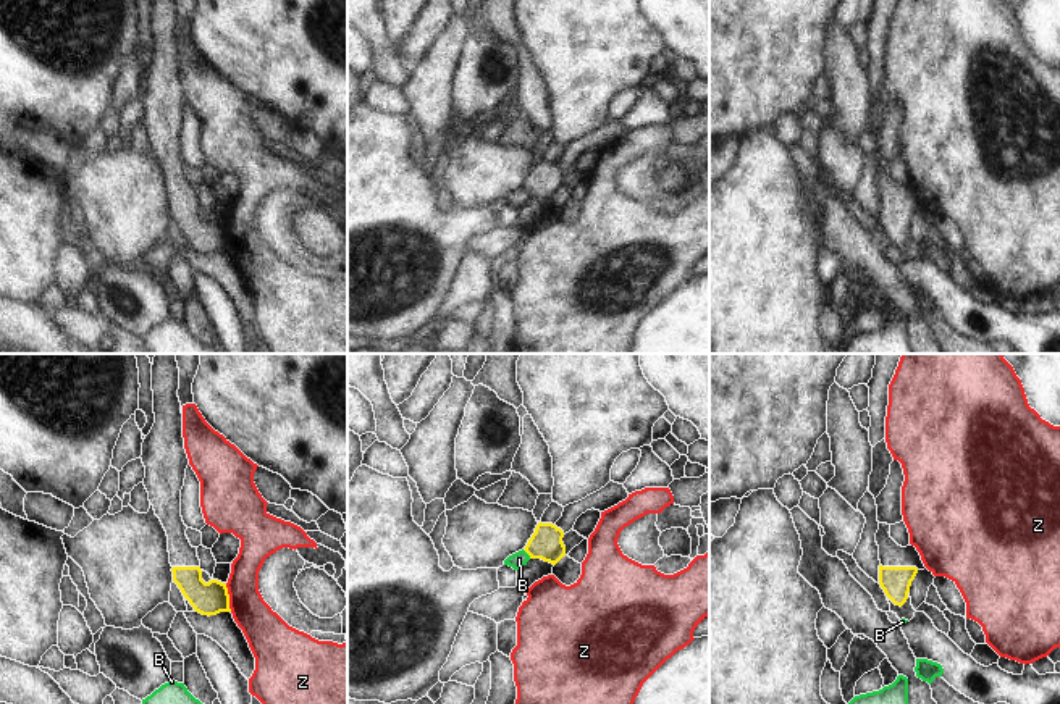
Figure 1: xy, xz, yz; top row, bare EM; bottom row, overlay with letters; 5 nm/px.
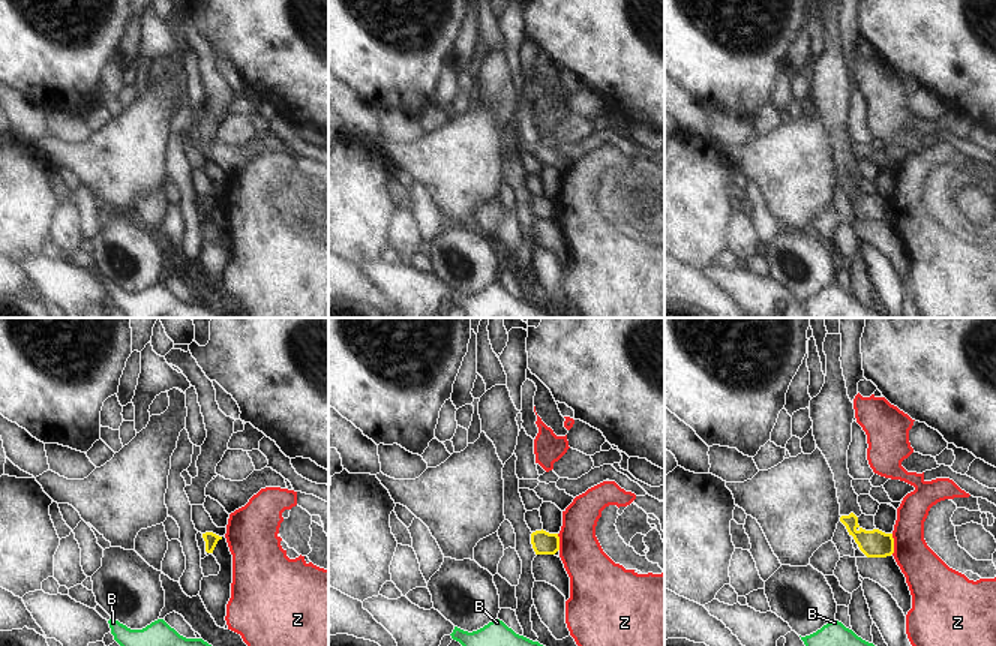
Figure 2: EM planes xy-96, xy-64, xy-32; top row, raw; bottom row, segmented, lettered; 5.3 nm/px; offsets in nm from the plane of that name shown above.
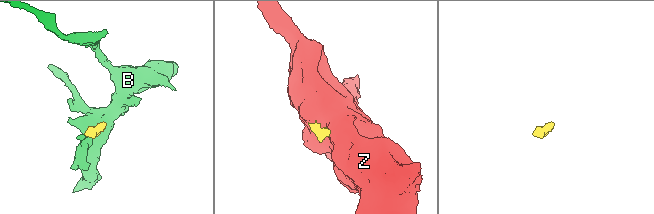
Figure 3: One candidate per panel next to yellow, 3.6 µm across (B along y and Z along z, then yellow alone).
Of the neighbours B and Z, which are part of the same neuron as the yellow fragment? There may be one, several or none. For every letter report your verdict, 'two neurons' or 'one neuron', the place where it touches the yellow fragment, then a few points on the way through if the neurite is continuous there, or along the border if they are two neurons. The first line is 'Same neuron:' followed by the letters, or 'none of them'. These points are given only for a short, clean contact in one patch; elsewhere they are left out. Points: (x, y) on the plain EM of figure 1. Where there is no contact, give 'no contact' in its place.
Same neuron: none of them
B: two neurons; meets yellow in xz at (527, 191); border along xz (522, 188), (530, 196)
Z: two neurons; meets yellow in xy at (228, 236); border along xy (225, 222), (231, 249)

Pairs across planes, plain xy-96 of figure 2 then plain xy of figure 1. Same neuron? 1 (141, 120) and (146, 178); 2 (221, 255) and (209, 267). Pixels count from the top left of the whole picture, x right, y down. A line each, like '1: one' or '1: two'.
1: one
2: two

